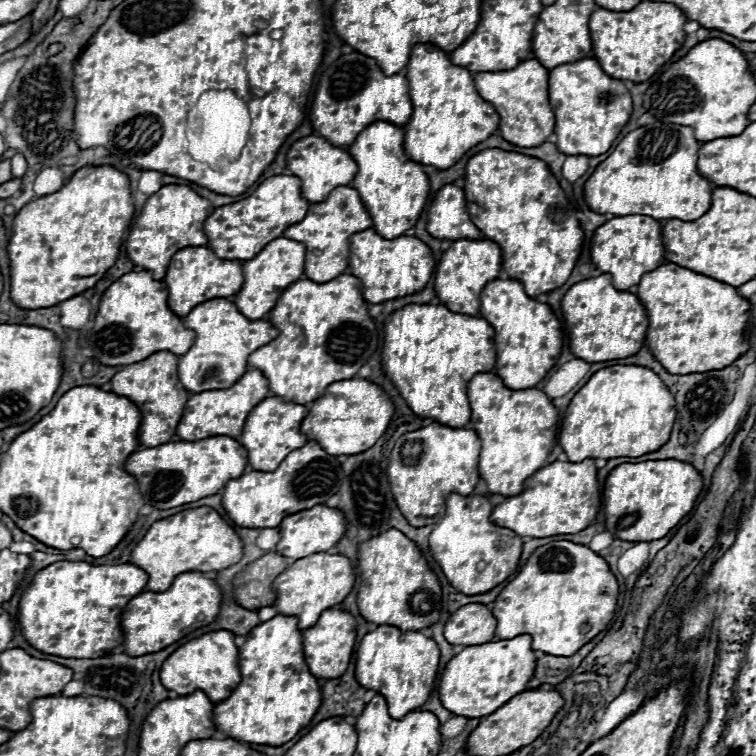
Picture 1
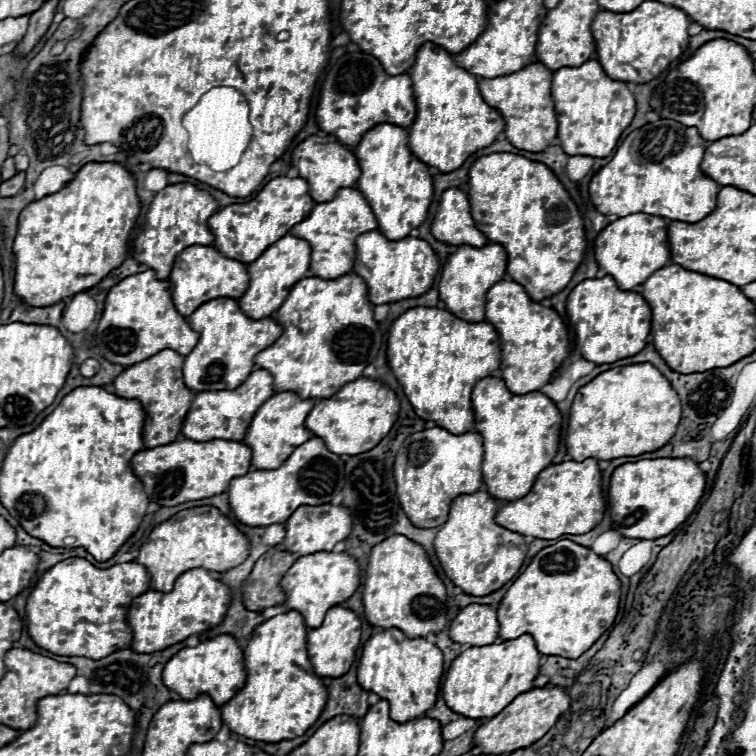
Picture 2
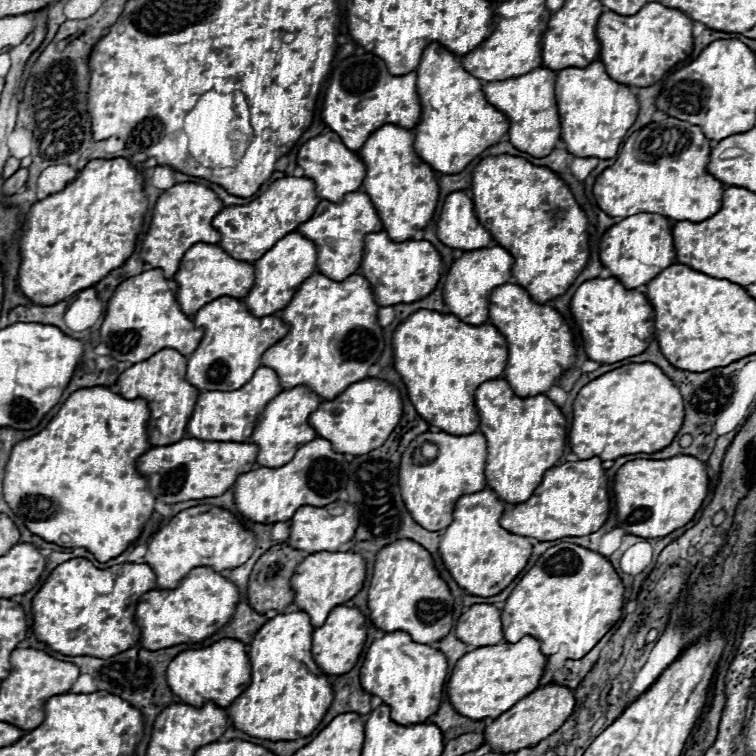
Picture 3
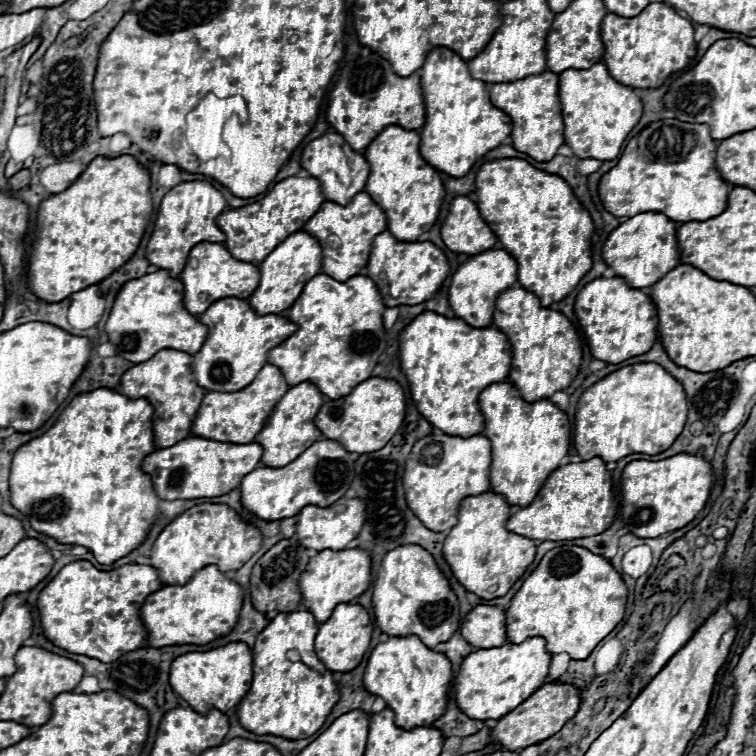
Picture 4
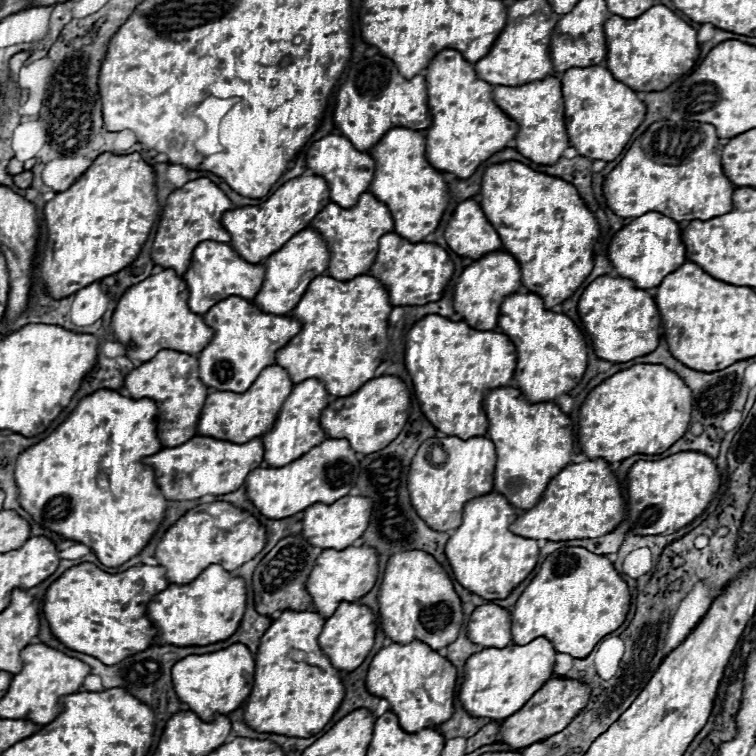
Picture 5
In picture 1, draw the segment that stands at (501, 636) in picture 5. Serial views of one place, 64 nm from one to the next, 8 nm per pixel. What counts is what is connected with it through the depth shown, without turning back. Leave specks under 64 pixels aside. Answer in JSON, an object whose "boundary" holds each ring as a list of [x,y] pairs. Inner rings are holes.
{"boundary":[[[466,604],[458,608],[444,626],[444,636],[450,644],[478,646],[492,642],[496,618],[484,604]]]}

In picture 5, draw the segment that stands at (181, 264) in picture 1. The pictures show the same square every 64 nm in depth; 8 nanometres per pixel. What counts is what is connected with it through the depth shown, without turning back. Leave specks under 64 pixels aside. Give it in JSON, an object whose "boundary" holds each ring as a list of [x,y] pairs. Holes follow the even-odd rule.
{"boundary":[[[202,242],[202,244],[196,246],[192,264],[190,264],[188,272],[184,274],[184,280],[186,280],[188,288],[190,288],[188,306],[196,314],[206,314],[212,306],[216,306],[218,302],[222,302],[222,300],[226,300],[230,296],[240,296],[240,298],[252,300],[262,288],[264,272],[266,272],[264,264],[246,262],[244,258],[240,258],[232,250],[230,244]]]}

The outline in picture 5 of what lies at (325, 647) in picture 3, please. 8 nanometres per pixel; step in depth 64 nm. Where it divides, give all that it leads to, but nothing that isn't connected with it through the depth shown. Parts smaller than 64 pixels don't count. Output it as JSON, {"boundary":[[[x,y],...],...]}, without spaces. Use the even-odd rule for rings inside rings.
{"boundary":[[[340,602],[336,612],[324,624],[324,630],[320,634],[320,646],[322,646],[324,654],[328,654],[334,668],[352,672],[372,652],[378,626],[380,626],[380,622],[378,622],[378,618],[372,614],[372,610],[368,606],[358,604],[358,602]]]}

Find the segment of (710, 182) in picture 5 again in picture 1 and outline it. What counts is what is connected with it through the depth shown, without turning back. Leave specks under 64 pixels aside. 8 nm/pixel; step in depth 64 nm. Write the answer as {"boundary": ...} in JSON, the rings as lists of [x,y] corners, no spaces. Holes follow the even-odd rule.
{"boundary":[[[654,122],[628,132],[614,152],[598,164],[584,184],[584,198],[598,214],[644,214],[656,220],[692,222],[704,216],[712,204],[714,184],[698,174],[698,150],[702,144],[688,126]]]}

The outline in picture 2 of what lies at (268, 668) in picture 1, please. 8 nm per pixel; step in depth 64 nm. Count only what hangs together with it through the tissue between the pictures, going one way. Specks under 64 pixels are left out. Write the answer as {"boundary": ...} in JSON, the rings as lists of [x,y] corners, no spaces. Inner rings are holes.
{"boundary":[[[300,612],[278,614],[262,622],[250,642],[244,648],[246,658],[246,684],[244,688],[226,704],[220,706],[222,720],[234,734],[242,734],[252,740],[282,742],[294,736],[306,734],[322,714],[328,690],[320,676],[316,676],[308,652],[306,652],[308,626]]]}

